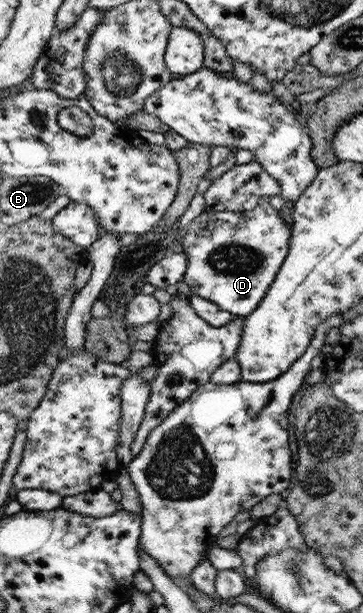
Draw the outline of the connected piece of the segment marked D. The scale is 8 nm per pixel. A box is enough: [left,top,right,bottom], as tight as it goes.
[181,196,292,315]

